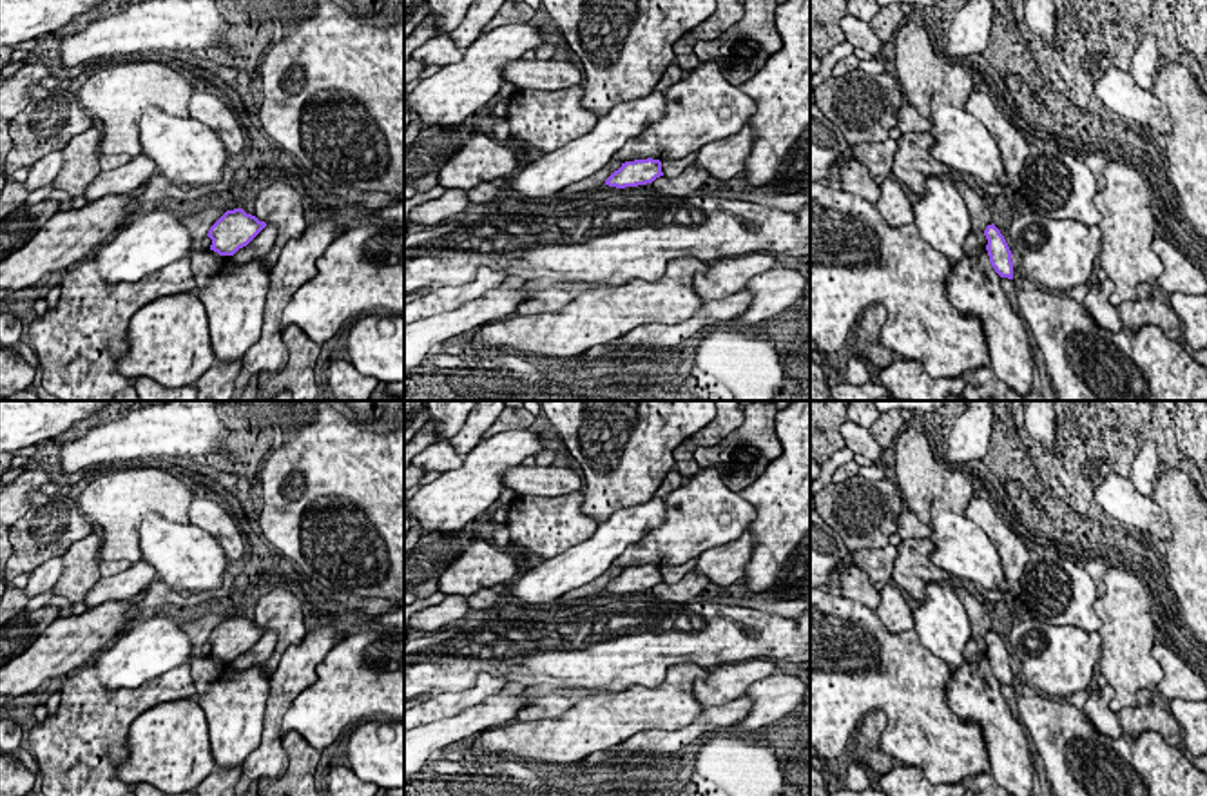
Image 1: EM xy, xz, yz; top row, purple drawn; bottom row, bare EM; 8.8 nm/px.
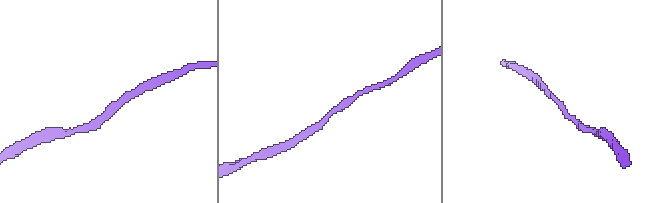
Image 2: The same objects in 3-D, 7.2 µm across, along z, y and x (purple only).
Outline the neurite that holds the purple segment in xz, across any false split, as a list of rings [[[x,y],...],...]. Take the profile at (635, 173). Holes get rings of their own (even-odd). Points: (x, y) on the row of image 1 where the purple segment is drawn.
[[[634,160],[622,163],[622,167],[605,180],[605,185],[616,189],[638,187],[652,183],[660,176],[663,176],[660,160]]]

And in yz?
[[[993,223],[986,227],[984,236],[988,239],[986,250],[988,250],[991,267],[1000,277],[1013,279],[1013,261],[1011,261],[1013,254],[1004,236]]]

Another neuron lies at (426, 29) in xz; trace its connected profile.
[[[424,16],[420,24],[415,25],[410,36],[404,38],[404,63],[410,62],[411,53],[433,38],[437,33],[435,16]]]

